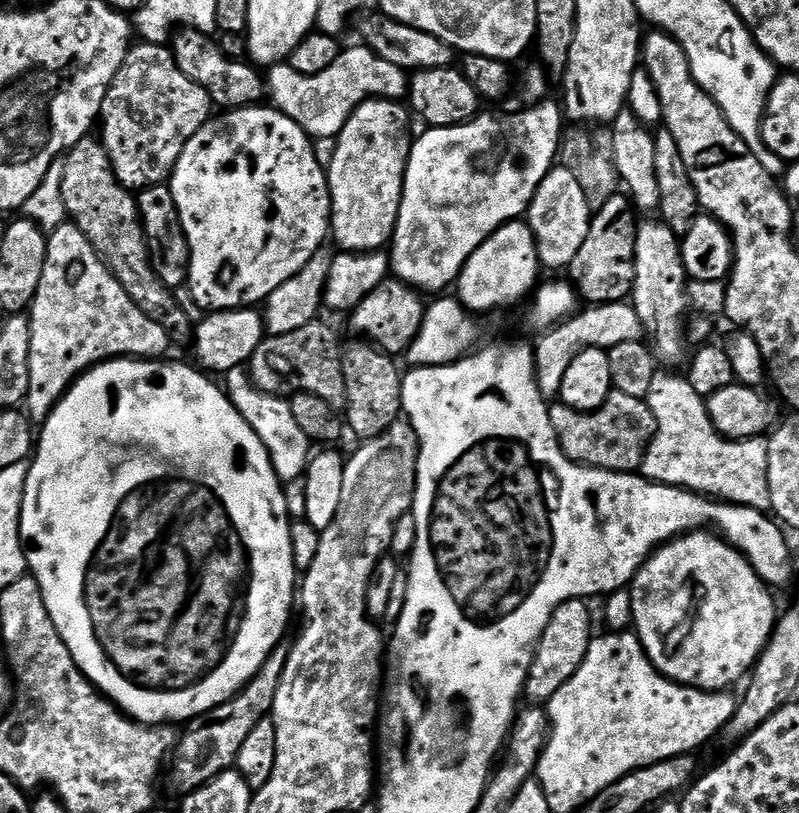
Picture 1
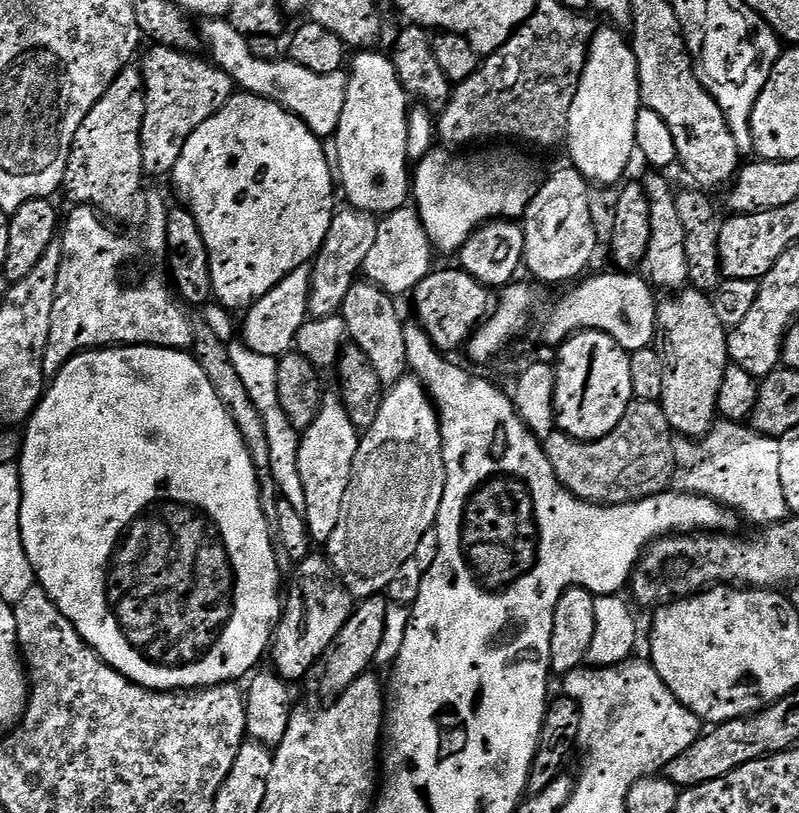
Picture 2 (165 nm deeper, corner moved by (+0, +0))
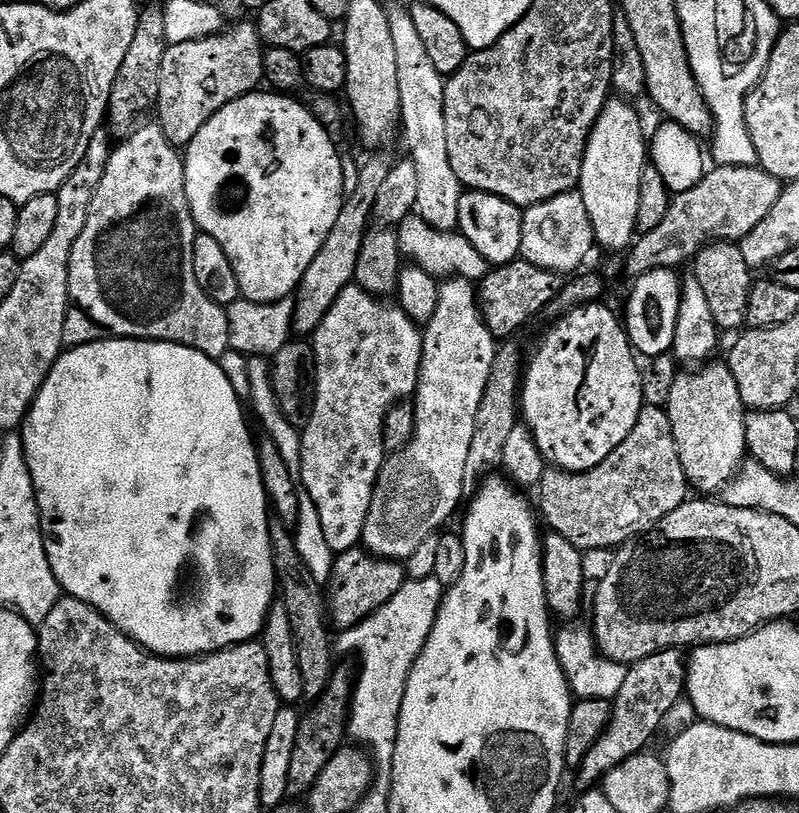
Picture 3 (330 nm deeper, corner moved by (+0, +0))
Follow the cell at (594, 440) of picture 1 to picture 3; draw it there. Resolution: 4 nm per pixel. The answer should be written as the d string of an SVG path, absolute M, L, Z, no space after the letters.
M645 406L640 412L638 422L634 422L634 430L630 430L627 438L601 464L594 466L589 472L545 471L538 485L539 492L538 512L543 523L548 523L547 527L551 531L562 534L566 542L581 550L612 547L615 549L647 533L648 529L660 523L663 516L678 510L678 506L682 506L690 496L690 485L680 461L678 446L674 442L667 411L664 408Z

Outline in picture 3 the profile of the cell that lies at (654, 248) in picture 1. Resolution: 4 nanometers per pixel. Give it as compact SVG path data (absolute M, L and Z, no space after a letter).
M709 363L698 374L679 373L674 382L673 389L670 390L670 398L666 405L670 426L674 434L674 442L678 446L678 454L684 467L684 473L689 485L695 491L697 488L700 491L697 493L700 494L719 493L736 475L748 451L746 438L741 434L744 431L746 409L742 402L741 394L738 391L738 384L727 363L716 363Z

